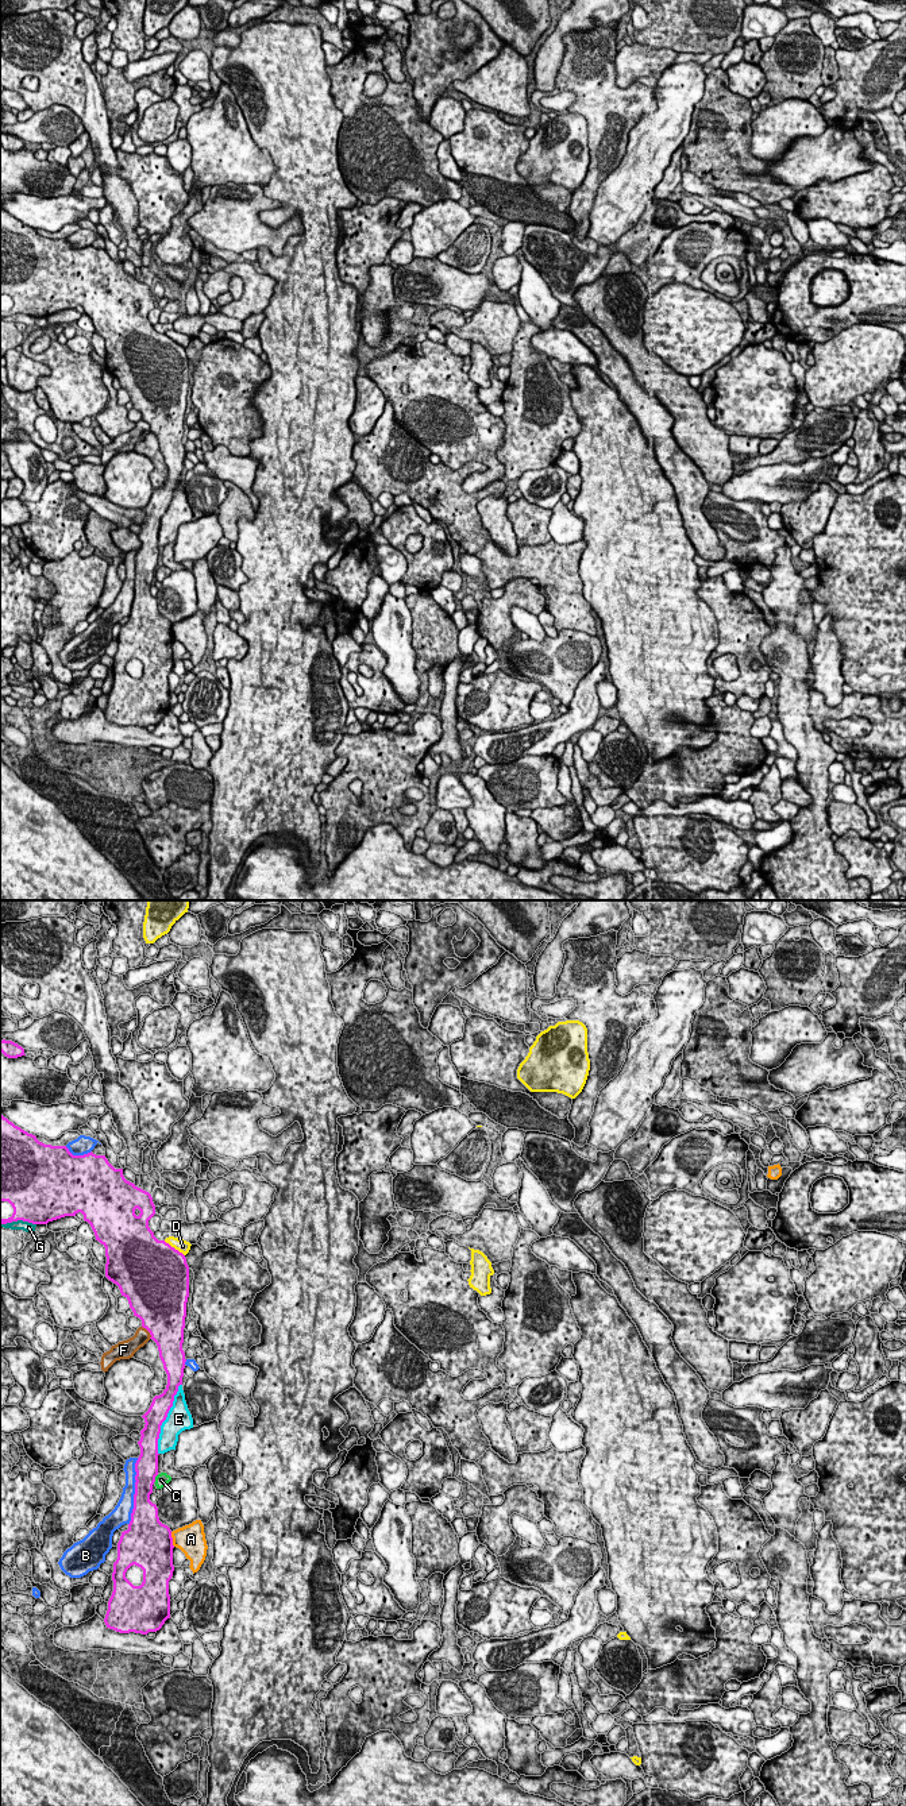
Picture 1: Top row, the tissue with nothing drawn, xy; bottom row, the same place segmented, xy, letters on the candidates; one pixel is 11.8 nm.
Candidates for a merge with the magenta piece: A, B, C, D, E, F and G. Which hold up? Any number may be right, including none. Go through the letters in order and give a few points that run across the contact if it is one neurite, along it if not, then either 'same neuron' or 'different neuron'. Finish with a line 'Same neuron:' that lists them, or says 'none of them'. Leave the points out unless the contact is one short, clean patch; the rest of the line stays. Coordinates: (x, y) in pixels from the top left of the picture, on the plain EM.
A: different neuron
B: different neuron
C: line xy (158, 567), (153, 575); different neuron
D: different neuron
E: different neuron
F: different neuron
G: different neuron
Same neuron: none of them

